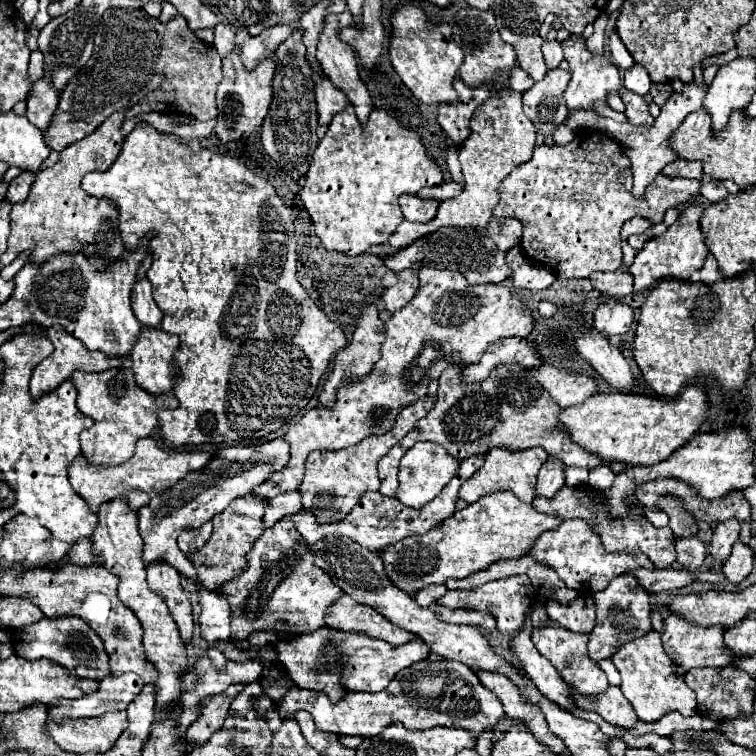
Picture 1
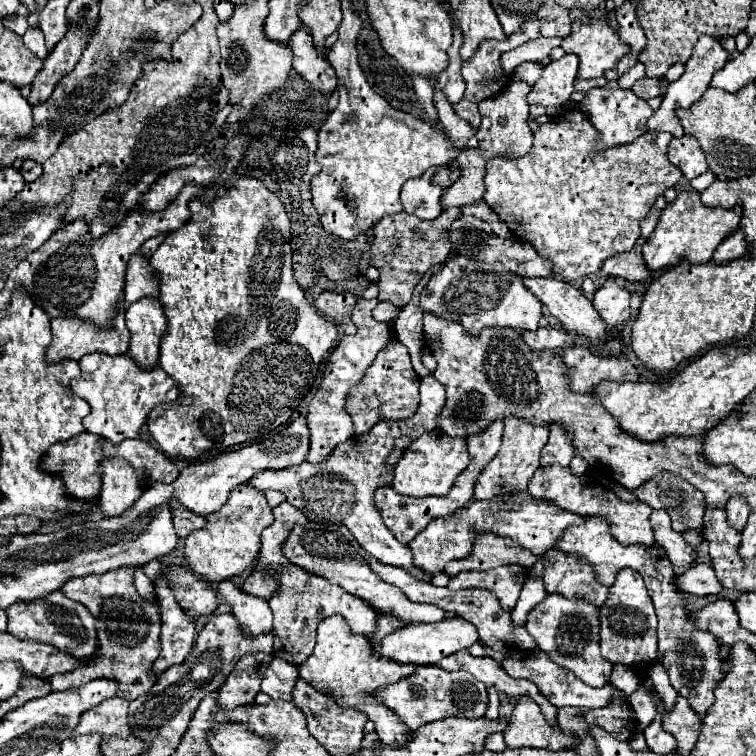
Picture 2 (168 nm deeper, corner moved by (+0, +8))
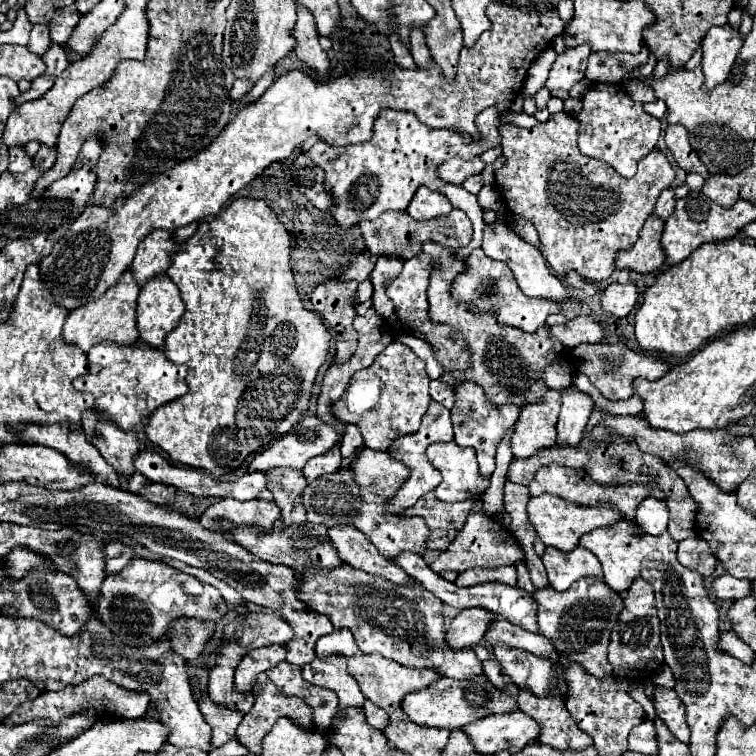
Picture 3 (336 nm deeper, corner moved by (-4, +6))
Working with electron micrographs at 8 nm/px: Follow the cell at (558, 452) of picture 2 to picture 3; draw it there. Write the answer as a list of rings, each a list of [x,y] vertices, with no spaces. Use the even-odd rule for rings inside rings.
[[[570,388],[568,394],[562,396],[562,410],[558,416],[558,444],[578,446],[582,432],[592,414],[592,398],[578,388]]]

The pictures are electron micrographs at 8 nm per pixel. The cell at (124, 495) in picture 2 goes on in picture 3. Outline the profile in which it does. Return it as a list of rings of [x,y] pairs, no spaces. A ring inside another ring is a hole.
[[[96,410],[84,414],[82,430],[96,446],[96,450],[102,454],[102,458],[116,468],[118,472],[118,486],[126,488],[130,482],[130,476],[136,474],[134,456],[138,454],[138,442],[134,432],[124,432],[110,422],[96,422]]]

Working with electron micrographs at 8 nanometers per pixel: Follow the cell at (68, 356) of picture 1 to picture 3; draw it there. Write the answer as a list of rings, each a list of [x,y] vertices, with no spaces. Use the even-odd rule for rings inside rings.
[[[128,270],[128,274],[124,274],[124,278],[120,278],[120,282],[112,286],[112,290],[108,290],[108,294],[102,294],[96,302],[90,302],[88,306],[80,306],[80,310],[68,314],[62,330],[64,342],[78,346],[82,352],[88,352],[92,346],[106,340],[116,342],[120,346],[132,346],[132,342],[138,342],[138,334],[136,334],[138,290],[140,286],[136,286],[136,280]]]

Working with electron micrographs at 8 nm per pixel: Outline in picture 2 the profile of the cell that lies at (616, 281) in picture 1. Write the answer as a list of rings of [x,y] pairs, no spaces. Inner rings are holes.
[[[640,238],[640,242],[636,242],[634,250],[608,258],[606,264],[602,266],[602,272],[608,276],[616,276],[616,278],[620,276],[620,278],[630,280],[630,282],[646,280],[650,276],[650,270],[642,260],[642,244],[644,242],[646,242],[646,238]]]

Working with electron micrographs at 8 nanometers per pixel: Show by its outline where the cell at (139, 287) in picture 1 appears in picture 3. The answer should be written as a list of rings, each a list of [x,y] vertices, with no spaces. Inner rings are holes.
[[[154,230],[148,238],[144,238],[138,246],[138,252],[132,260],[132,274],[140,286],[150,282],[168,270],[168,262],[172,260],[172,252],[178,250],[178,244],[170,238],[168,230]]]

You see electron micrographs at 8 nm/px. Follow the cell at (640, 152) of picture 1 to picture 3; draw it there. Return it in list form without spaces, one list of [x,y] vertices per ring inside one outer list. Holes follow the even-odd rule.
[[[714,26],[702,40],[702,72],[704,90],[712,90],[716,84],[728,80],[736,56],[742,48],[740,32],[726,26]]]

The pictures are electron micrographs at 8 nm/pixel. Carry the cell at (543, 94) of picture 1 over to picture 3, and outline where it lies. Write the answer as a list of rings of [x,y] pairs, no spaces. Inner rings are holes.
[[[582,44],[582,46],[576,46],[574,50],[566,50],[564,54],[558,54],[558,58],[550,70],[546,88],[550,92],[554,92],[554,90],[568,92],[576,82],[580,82],[584,78],[588,56],[590,56],[588,44]]]

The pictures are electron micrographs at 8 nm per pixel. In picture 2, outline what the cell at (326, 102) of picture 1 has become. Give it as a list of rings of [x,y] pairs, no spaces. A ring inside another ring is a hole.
[[[300,24],[300,28],[288,40],[294,52],[294,70],[318,92],[330,94],[336,90],[338,80],[334,68],[328,64],[326,54],[320,54],[312,42],[308,26]]]

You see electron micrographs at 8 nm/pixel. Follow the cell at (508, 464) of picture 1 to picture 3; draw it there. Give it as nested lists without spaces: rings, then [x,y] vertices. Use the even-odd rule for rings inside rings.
[[[548,390],[540,404],[520,410],[510,438],[510,448],[516,458],[530,458],[532,454],[556,444],[556,418],[560,414],[560,394]]]

